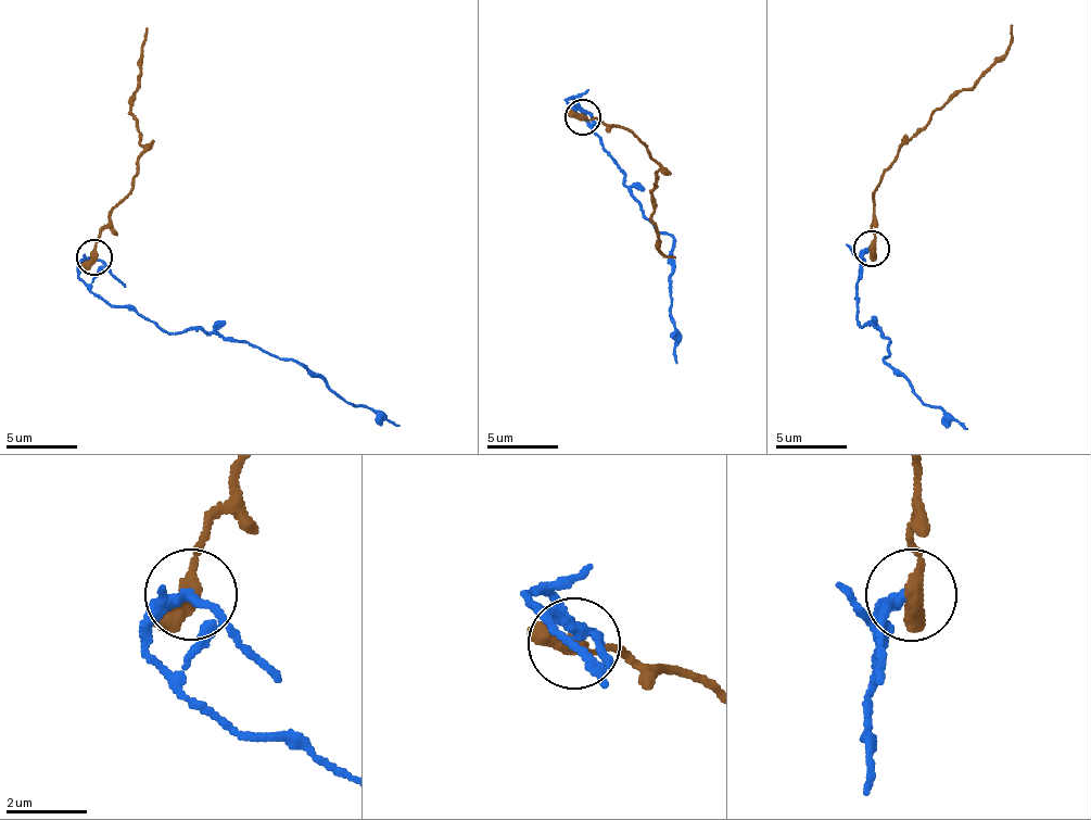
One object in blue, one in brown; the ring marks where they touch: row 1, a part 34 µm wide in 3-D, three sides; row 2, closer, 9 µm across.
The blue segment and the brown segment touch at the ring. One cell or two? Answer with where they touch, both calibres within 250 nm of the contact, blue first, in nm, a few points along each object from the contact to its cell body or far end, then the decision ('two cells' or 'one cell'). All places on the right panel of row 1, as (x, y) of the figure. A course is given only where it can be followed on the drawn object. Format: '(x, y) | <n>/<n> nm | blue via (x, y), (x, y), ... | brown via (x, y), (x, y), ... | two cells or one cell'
(872, 248) | 240/550 nm | blue via (872, 249), (855, 281), (860, 323), (883, 331), (884, 362), (901, 369), (922, 403), (940, 406), (966, 429) | brown via (872, 249), (878, 186), (900, 143), (1005, 50), (1013, 25) | two cells

